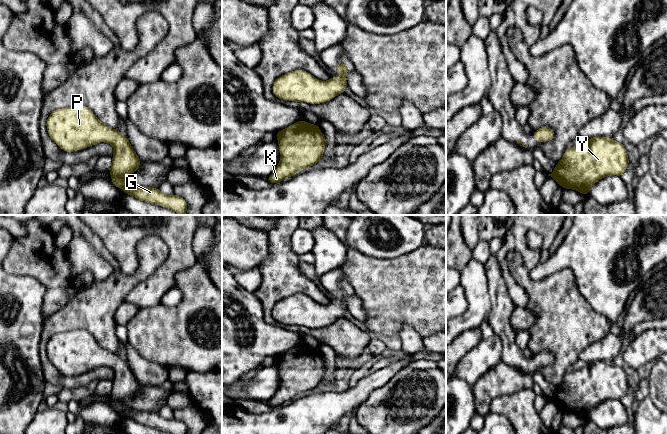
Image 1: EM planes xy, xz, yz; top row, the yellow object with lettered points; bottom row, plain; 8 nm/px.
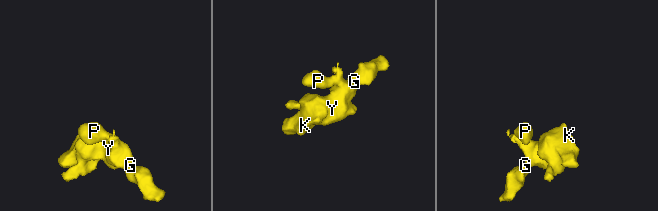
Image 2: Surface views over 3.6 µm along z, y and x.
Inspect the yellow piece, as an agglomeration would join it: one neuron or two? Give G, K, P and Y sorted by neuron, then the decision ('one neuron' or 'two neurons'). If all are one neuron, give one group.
groups G K P Y; one neuron

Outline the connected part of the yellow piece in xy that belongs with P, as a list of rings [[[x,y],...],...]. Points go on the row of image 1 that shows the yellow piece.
[[[72,106],[53,111],[47,118],[50,138],[64,151],[75,152],[102,141],[114,146],[110,168],[112,184],[141,201],[167,207],[180,215],[186,215],[187,203],[175,194],[165,195],[154,187],[136,186],[125,178],[139,169],[142,161],[126,136],[118,130],[102,124],[86,106]]]

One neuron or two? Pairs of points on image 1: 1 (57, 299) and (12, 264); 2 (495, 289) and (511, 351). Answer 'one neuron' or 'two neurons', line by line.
1: one neuron
2: one neuron

